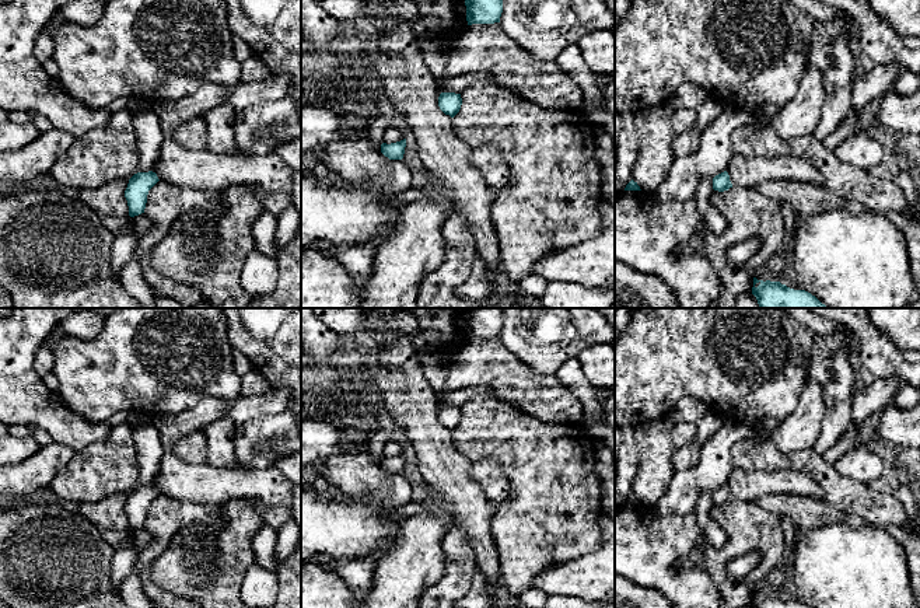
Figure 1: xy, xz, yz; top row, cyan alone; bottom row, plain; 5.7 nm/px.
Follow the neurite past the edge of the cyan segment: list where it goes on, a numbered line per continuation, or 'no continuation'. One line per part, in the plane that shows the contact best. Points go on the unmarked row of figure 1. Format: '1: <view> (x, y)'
no continuation

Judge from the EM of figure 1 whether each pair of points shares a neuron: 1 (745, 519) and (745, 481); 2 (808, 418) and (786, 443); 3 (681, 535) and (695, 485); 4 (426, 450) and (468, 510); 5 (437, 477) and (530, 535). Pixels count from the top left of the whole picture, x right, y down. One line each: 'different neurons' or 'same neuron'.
1: different neurons
2: same neuron
3: different neurons
4: same neuron
5: different neurons

